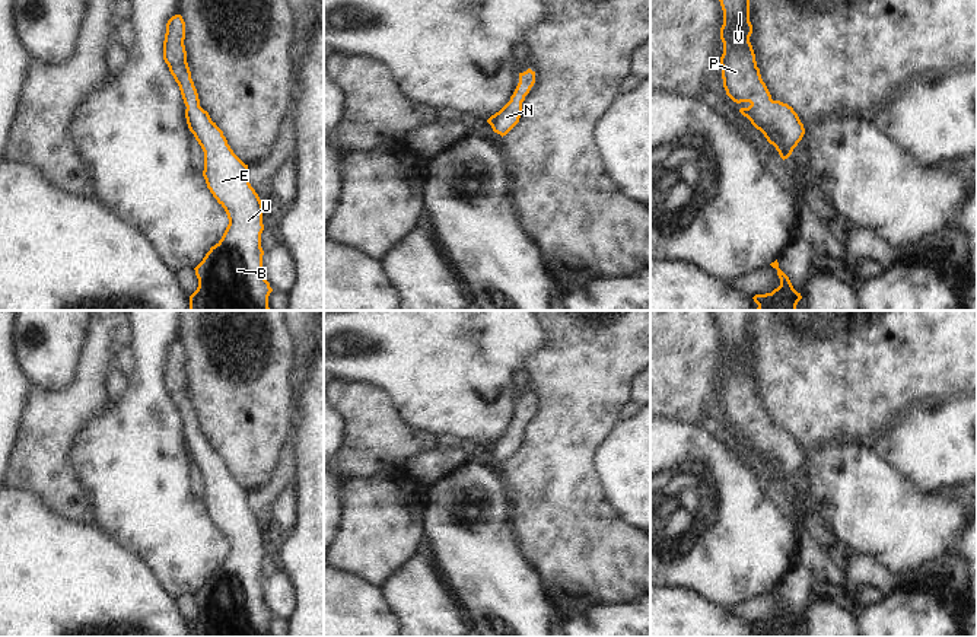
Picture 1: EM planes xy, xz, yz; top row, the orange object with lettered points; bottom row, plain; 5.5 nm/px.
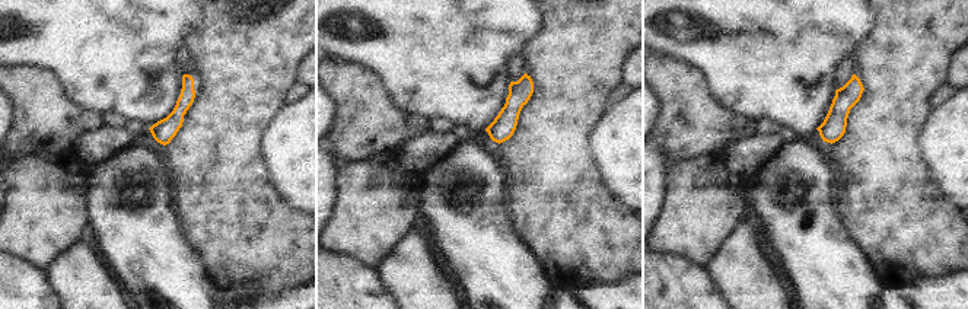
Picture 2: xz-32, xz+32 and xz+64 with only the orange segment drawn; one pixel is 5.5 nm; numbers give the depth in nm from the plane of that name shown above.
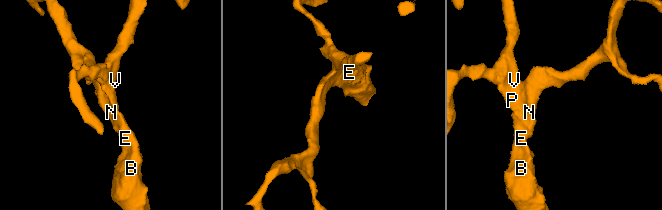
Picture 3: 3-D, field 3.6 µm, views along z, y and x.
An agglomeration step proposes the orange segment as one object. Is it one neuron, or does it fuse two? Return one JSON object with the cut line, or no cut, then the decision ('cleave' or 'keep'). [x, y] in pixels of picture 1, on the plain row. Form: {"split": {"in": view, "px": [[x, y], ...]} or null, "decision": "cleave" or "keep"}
{"split": null, "decision": "keep"}

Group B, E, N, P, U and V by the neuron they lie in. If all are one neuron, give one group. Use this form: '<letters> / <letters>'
B E N P U V

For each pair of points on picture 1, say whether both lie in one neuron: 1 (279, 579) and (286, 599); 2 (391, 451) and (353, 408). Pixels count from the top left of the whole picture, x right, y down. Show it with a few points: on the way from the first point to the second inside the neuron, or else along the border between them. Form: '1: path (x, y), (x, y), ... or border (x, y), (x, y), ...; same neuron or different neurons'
1: path (279, 583), (282, 595); same neuron
2: path (381, 440), (363, 419); same neuron

